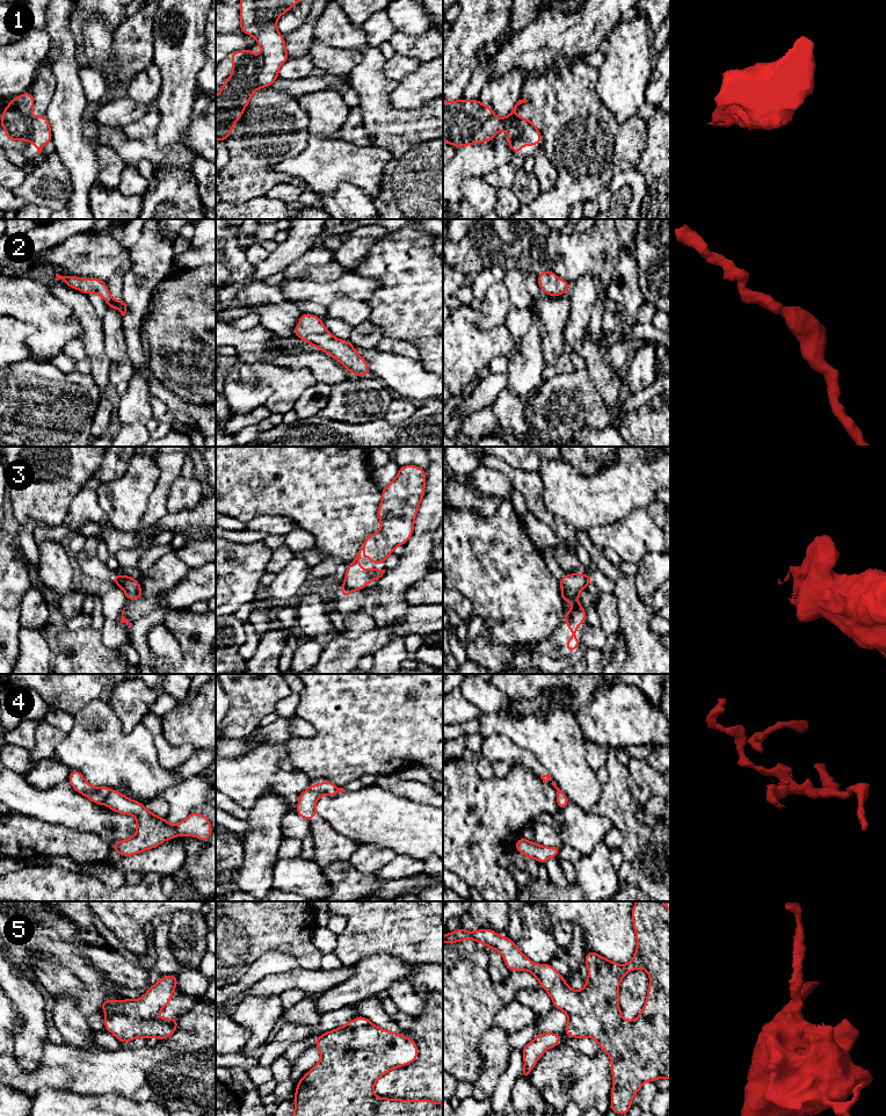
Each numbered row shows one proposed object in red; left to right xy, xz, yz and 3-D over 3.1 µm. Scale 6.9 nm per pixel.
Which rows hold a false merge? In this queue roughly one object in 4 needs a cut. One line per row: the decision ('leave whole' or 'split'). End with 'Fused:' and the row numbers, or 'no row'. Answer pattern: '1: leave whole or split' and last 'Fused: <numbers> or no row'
1: split
2: leave whole
3: split
4: split
5: leave whole
Fused: 1, 3, 4

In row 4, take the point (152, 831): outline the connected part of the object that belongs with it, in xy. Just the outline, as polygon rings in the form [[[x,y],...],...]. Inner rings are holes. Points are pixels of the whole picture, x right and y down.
[[[110,790],[104,804],[115,812],[136,817],[137,833],[130,839],[118,840],[110,847],[122,857],[155,848],[179,835],[196,836],[206,843],[213,831],[210,820],[202,813],[191,812],[181,822],[170,825],[166,818],[155,816],[140,802],[132,800],[116,790]]]

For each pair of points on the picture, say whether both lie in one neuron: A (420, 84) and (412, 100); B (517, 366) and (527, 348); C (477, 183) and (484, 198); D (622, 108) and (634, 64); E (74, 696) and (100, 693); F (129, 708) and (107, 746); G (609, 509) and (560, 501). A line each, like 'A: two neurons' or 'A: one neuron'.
A: one neuron
B: one neuron
C: one neuron
D: one neuron
E: one neuron
F: two neurons
G: one neuron

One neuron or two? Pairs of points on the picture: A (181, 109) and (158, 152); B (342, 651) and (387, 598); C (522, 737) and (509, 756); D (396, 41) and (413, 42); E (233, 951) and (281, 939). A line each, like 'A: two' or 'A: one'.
A: two
B: two
C: two
D: one
E: one

